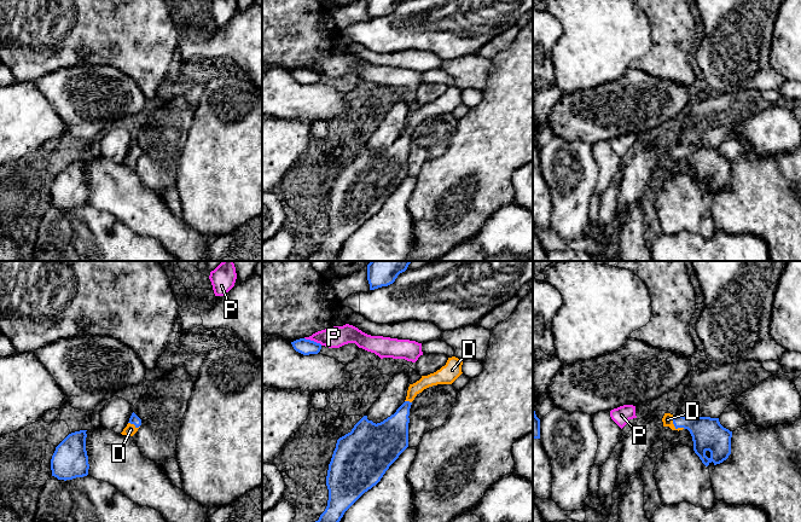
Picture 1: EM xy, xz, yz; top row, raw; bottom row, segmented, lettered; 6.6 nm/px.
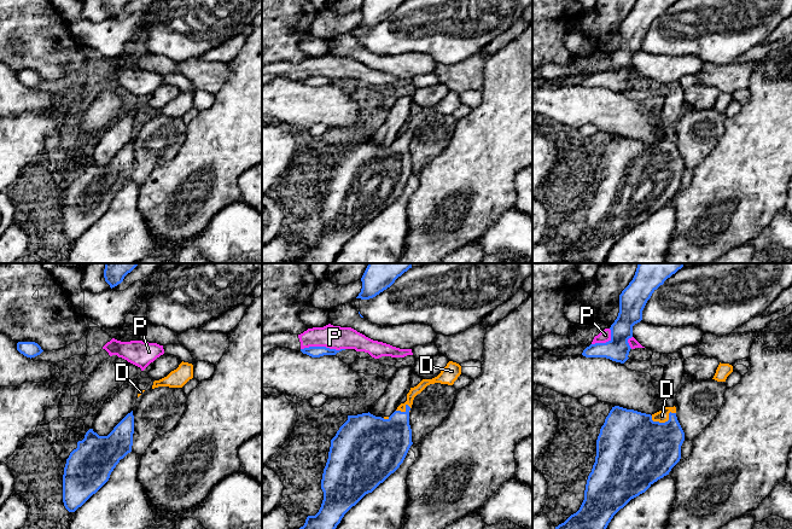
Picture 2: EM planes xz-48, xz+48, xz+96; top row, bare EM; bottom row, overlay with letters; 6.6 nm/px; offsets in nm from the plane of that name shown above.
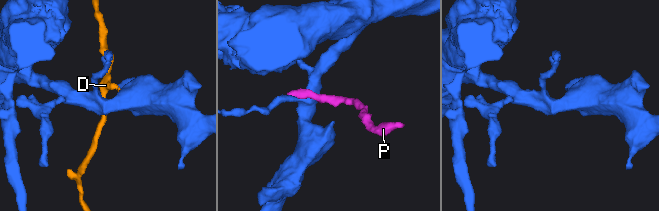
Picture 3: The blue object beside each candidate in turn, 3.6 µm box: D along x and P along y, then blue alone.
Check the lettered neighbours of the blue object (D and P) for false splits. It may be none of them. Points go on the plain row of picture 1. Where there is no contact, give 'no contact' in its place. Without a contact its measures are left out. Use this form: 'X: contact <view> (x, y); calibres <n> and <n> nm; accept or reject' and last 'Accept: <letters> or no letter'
D: contact yz (674, 155); calibres 220 and 70 nm; accept
P: contact xz (313, 70); calibres 110 and 140 nm; reject
Accept: D

